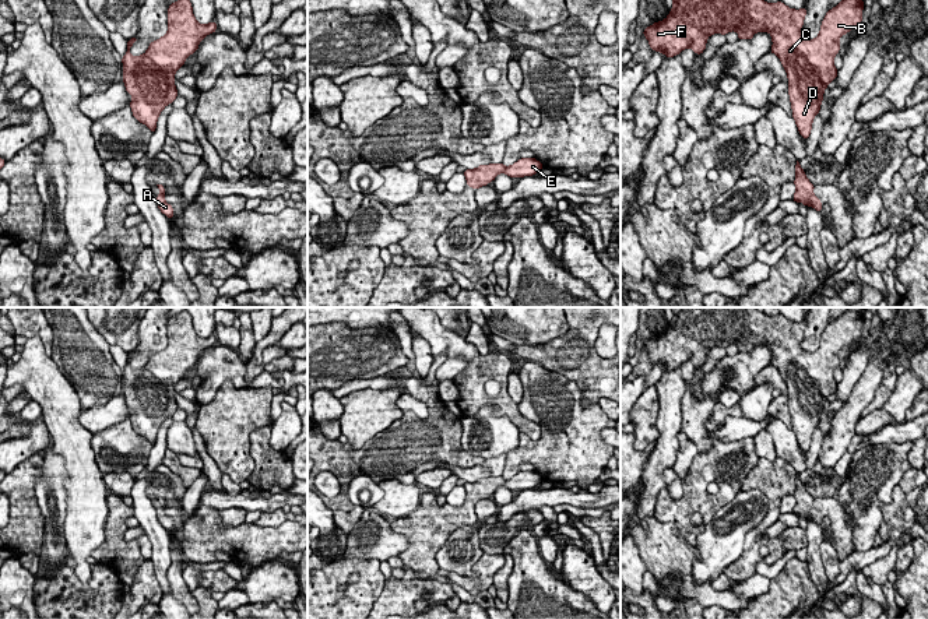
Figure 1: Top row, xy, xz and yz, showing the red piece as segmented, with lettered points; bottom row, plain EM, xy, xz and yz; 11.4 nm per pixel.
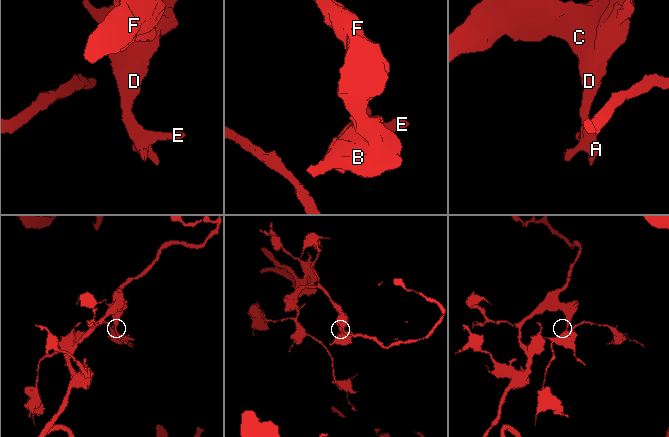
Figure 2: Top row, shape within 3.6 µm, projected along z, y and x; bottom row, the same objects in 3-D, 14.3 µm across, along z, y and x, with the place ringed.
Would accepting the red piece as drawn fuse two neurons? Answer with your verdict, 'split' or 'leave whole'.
leave whole

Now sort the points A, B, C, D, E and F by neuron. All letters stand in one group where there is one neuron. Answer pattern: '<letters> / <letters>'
A B C D E F

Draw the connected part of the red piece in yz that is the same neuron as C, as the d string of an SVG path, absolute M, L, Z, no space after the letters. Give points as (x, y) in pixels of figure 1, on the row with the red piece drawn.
M674 0L668 17L647 27L643 35L654 52L674 57L686 48L702 54L707 38L713 34L727 35L737 31L738 39L751 41L756 32L769 32L773 41L770 53L778 56L787 71L792 117L799 134L806 140L812 130L813 117L820 110L823 92L837 77L833 59L840 52L839 39L861 24L864 6L864 0L841 0L826 13L819 35L815 39L806 39L801 35L806 7L794 10L783 1L769 4L764 0Z

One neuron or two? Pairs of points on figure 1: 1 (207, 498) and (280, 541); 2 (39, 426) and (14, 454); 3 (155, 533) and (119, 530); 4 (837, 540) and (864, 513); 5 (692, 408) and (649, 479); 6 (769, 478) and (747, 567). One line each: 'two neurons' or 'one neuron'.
1: two neurons
2: one neuron
3: two neurons
4: two neurons
5: two neurons
6: one neuron

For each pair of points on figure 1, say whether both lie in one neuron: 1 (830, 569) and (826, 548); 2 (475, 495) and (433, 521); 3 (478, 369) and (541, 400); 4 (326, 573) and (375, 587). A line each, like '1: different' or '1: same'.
1: same
2: same
3: different
4: same

